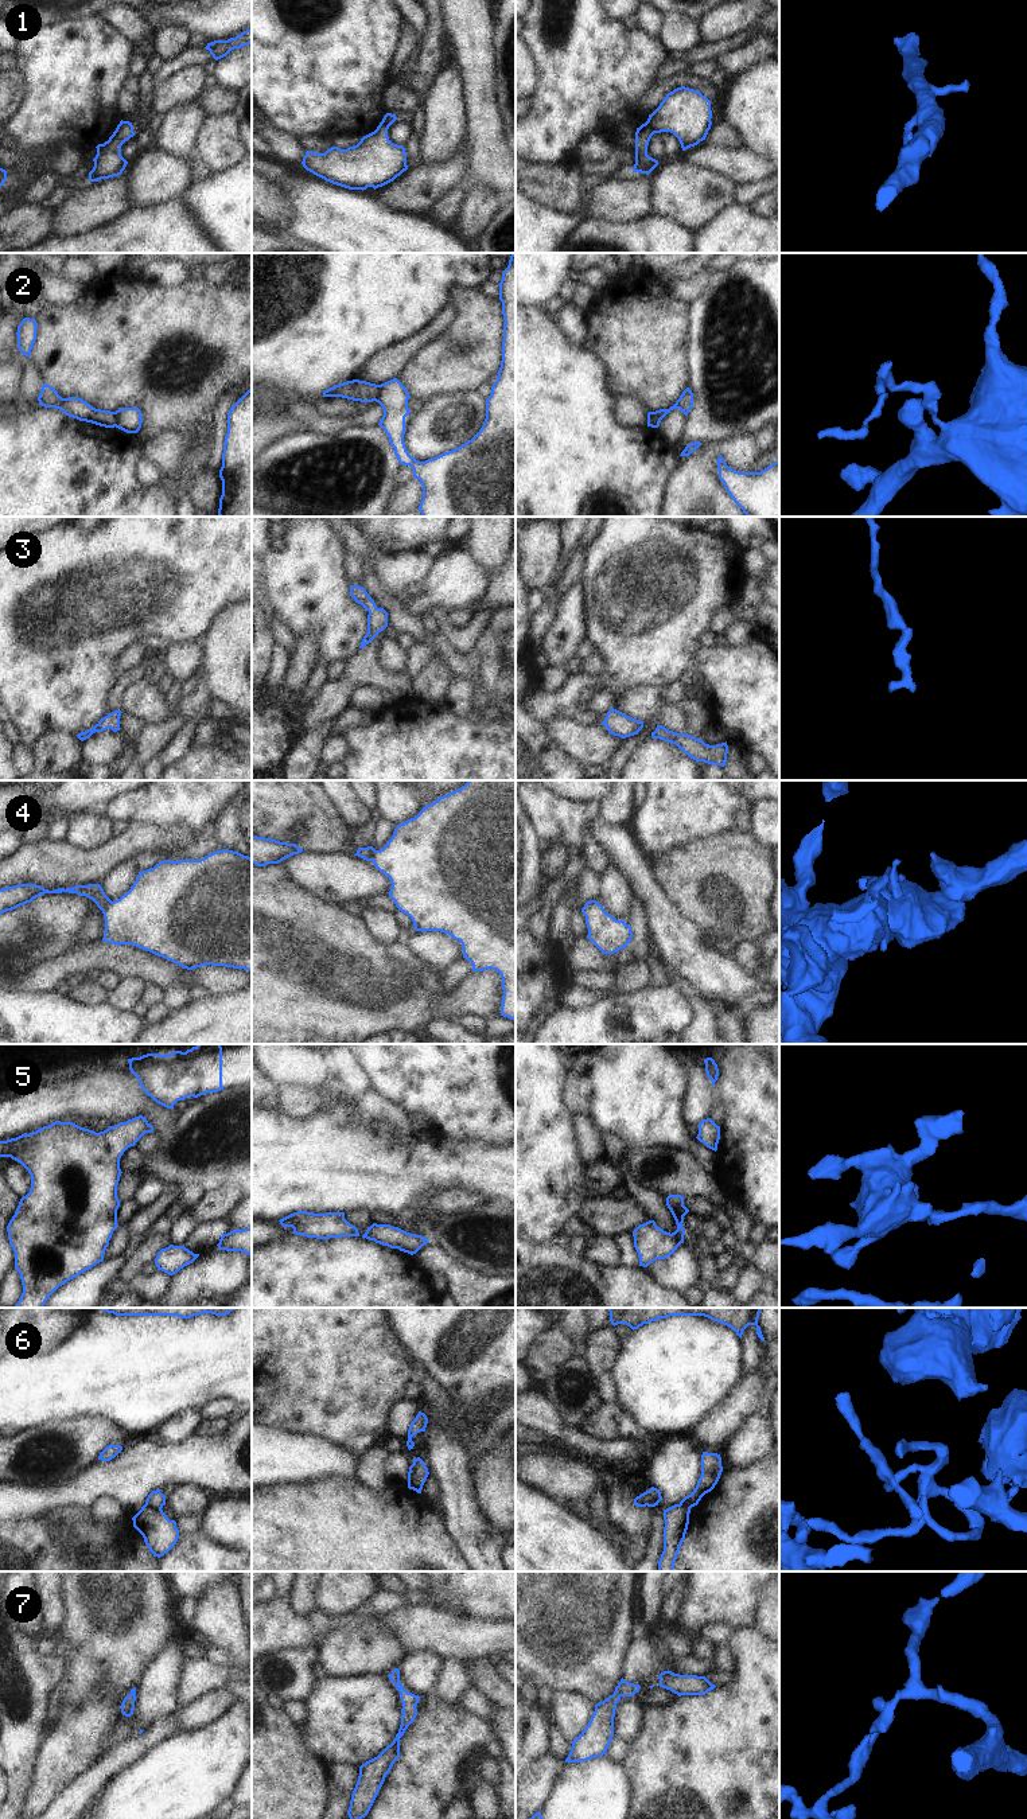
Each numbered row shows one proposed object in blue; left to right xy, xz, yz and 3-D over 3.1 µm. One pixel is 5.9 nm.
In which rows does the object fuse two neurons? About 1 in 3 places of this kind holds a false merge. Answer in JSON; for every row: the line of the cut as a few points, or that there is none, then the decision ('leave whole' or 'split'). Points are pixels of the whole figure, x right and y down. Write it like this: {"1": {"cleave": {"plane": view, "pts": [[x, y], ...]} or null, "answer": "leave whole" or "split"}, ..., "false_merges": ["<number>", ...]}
{"1": {"cleave": {"plane": "yz", "pts": [[645, 123], [656, 132]]}, "answer": "split"}, "2": {"cleave": {"plane": "xz", "pts": [[378, 385], [378, 396], [374, 400]]}, "answer": "split"}, "3": {"cleave": null, "answer": "leave whole"}, "4": {"cleave": {"plane": "xz", "pts": [[376, 850], [370, 860]]}, "answer": "split"}, "5": {"cleave": null, "answer": "leave whole"}, "6": {"cleave": {"plane": "xy", "pts": [[144, 1504], [160, 1510]]}, "answer": "split"}, "7": {"cleave": null, "answer": "leave whole"}, "false_merges": ["1", "2", "4", "6"]}

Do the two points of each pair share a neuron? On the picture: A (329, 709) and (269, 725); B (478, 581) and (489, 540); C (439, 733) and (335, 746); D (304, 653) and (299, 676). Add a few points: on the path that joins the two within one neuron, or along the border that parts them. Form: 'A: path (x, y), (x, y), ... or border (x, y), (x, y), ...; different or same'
A: border (292, 731), (294, 737); different
B: border (462, 546), (489, 579); different
C: border (338, 735), (346, 747), (343, 763); different
D: path (303, 658), (299, 670); same

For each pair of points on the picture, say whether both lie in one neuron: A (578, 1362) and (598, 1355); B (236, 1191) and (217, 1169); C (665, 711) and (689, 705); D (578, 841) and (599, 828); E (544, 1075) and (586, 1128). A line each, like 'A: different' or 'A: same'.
A: different
B: different
C: different
D: different
E: different

